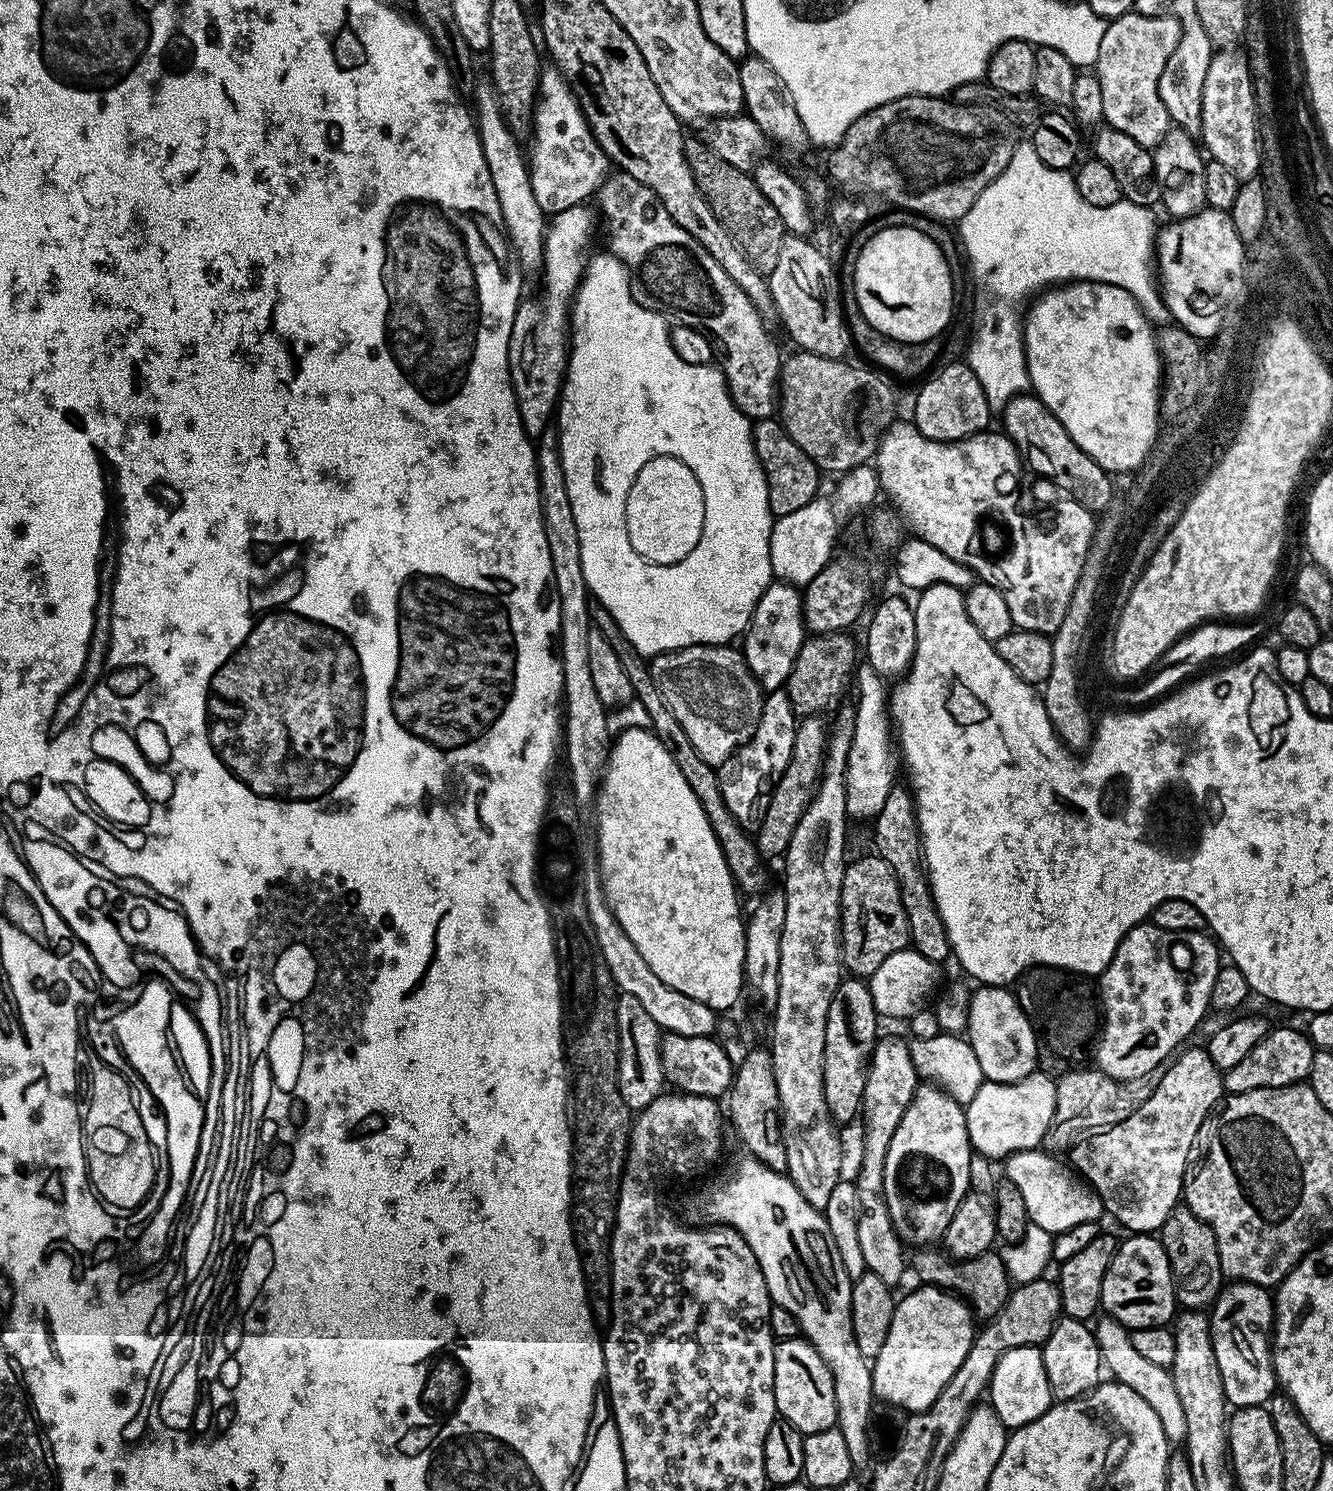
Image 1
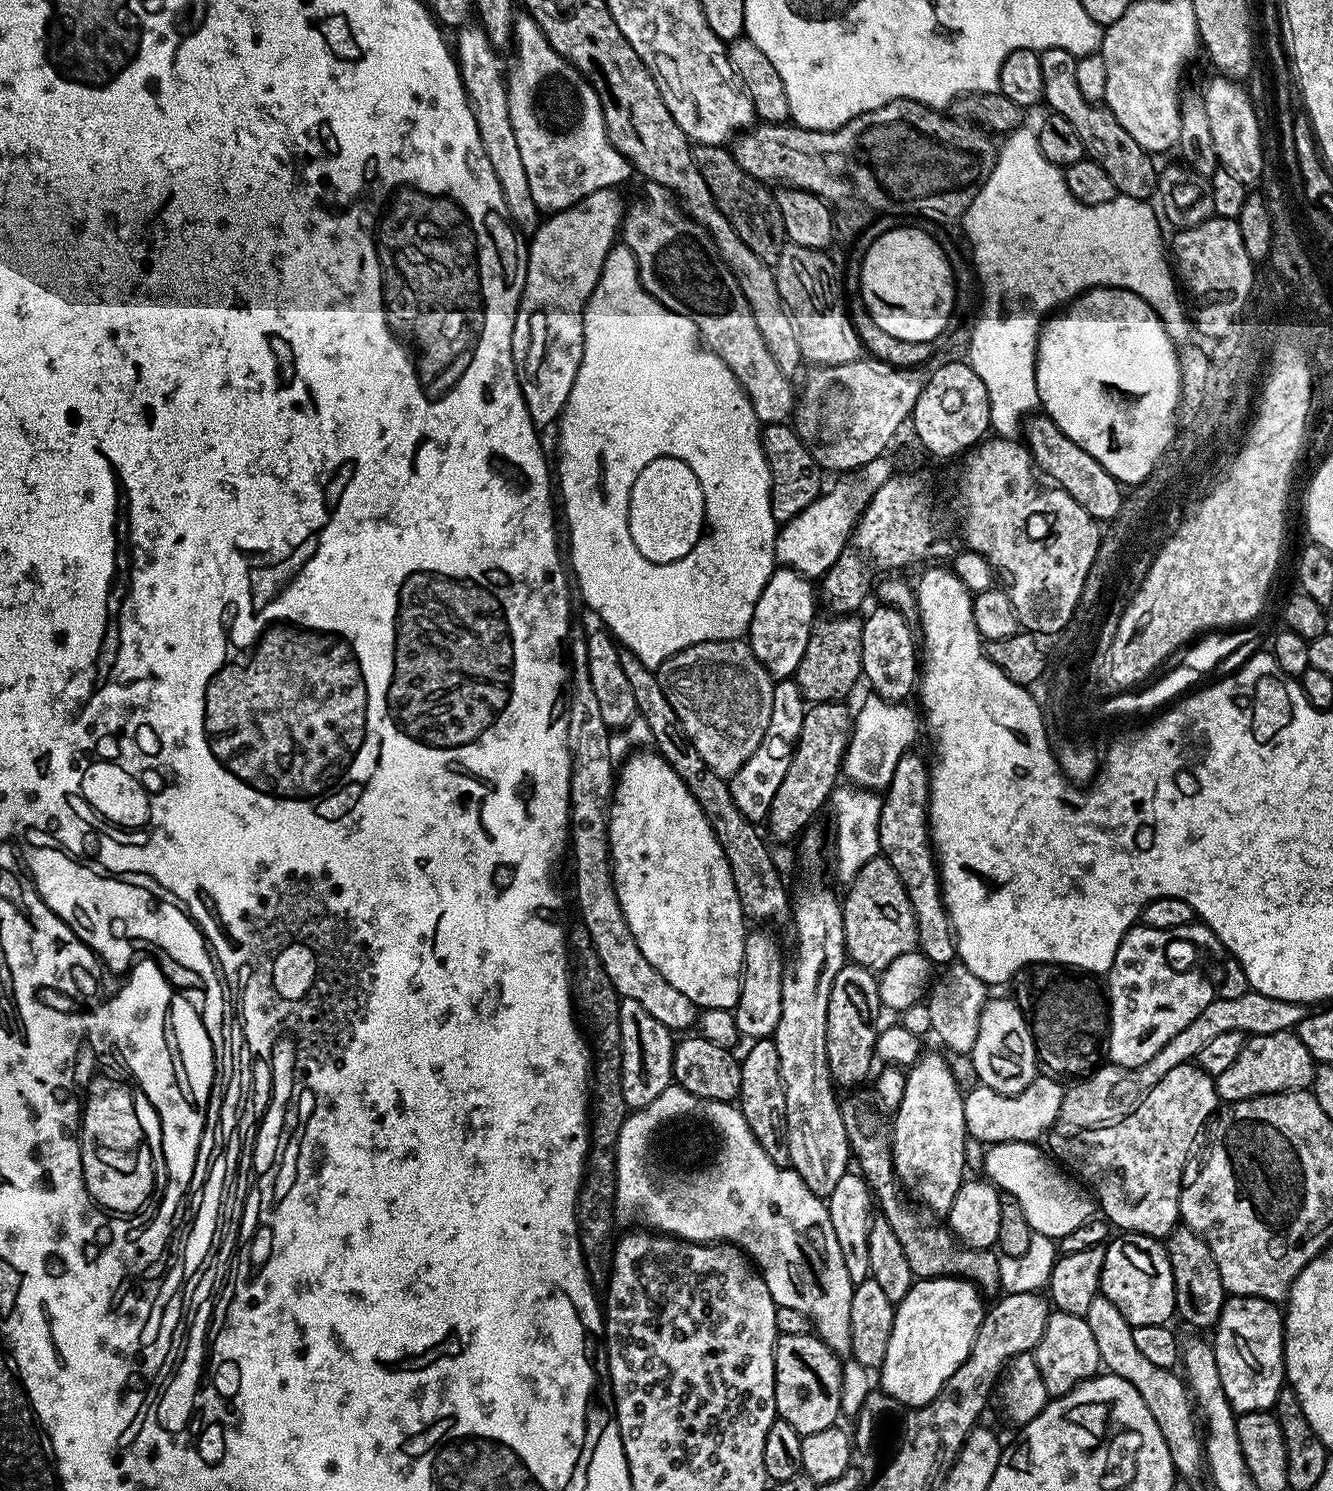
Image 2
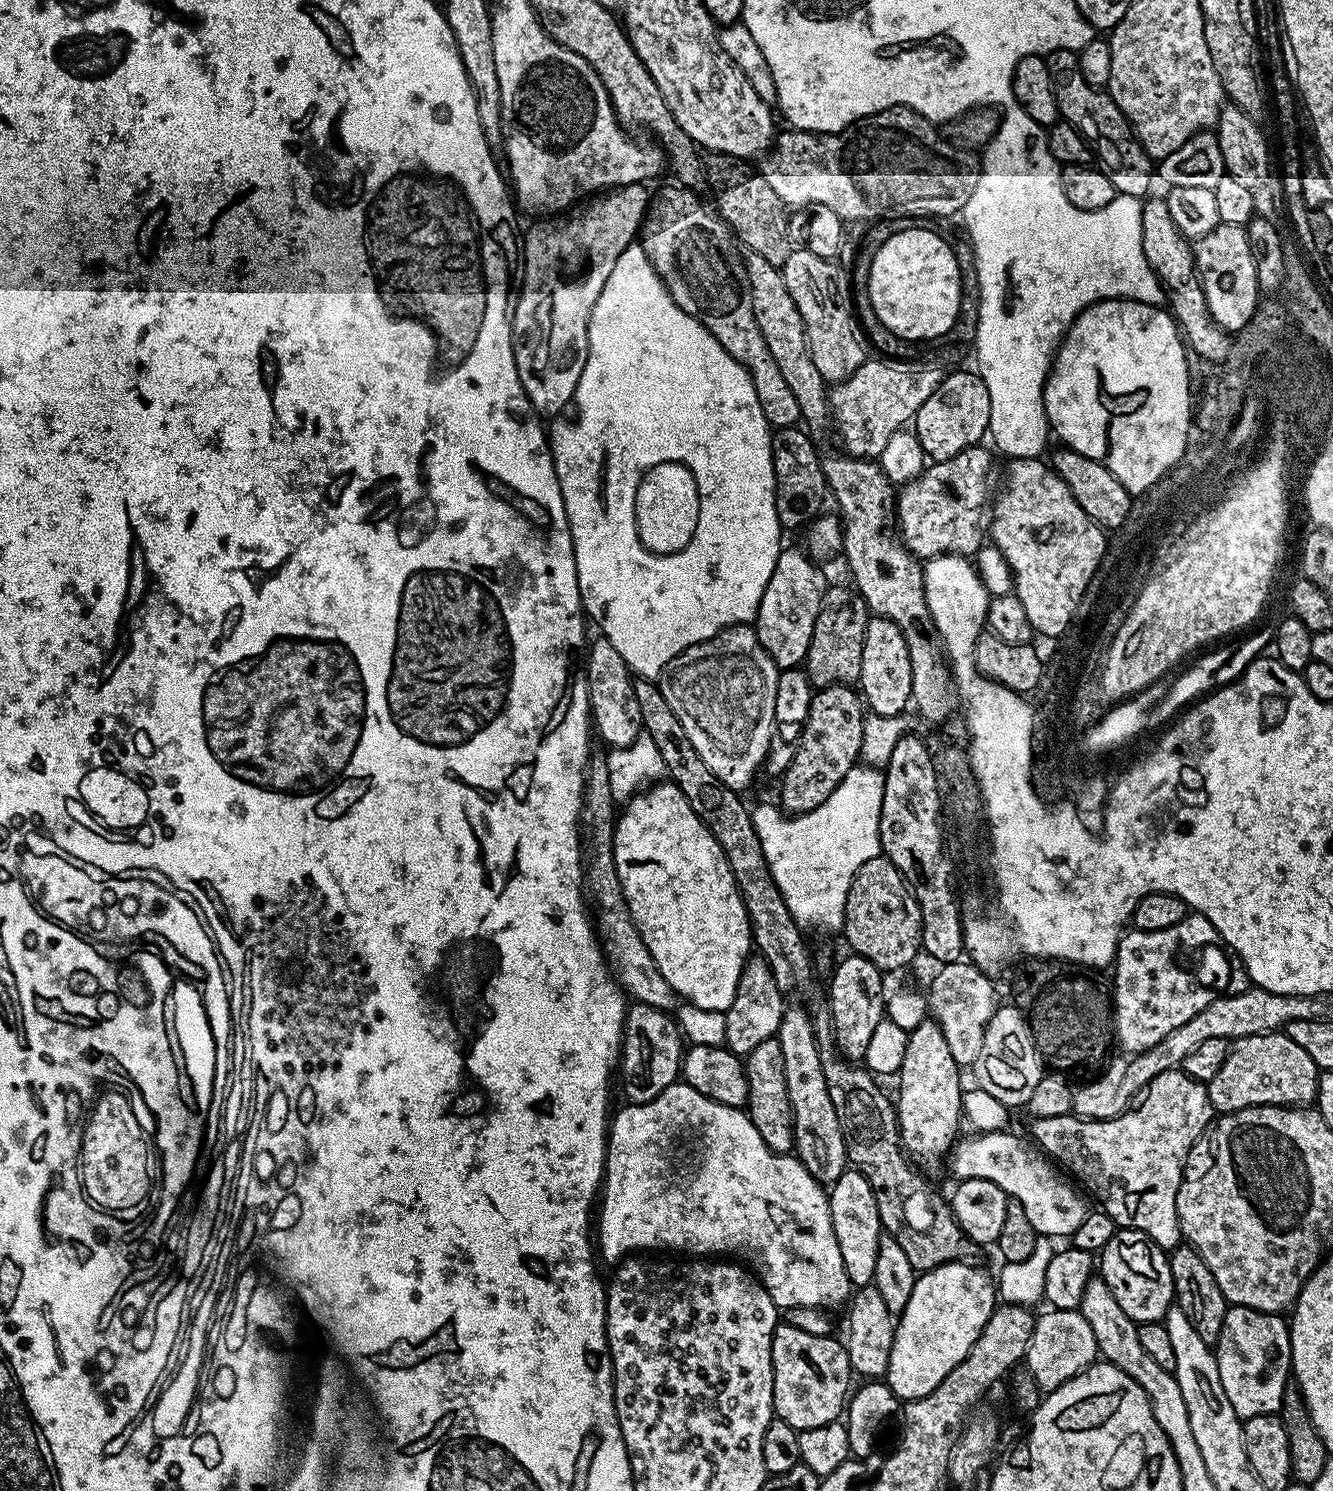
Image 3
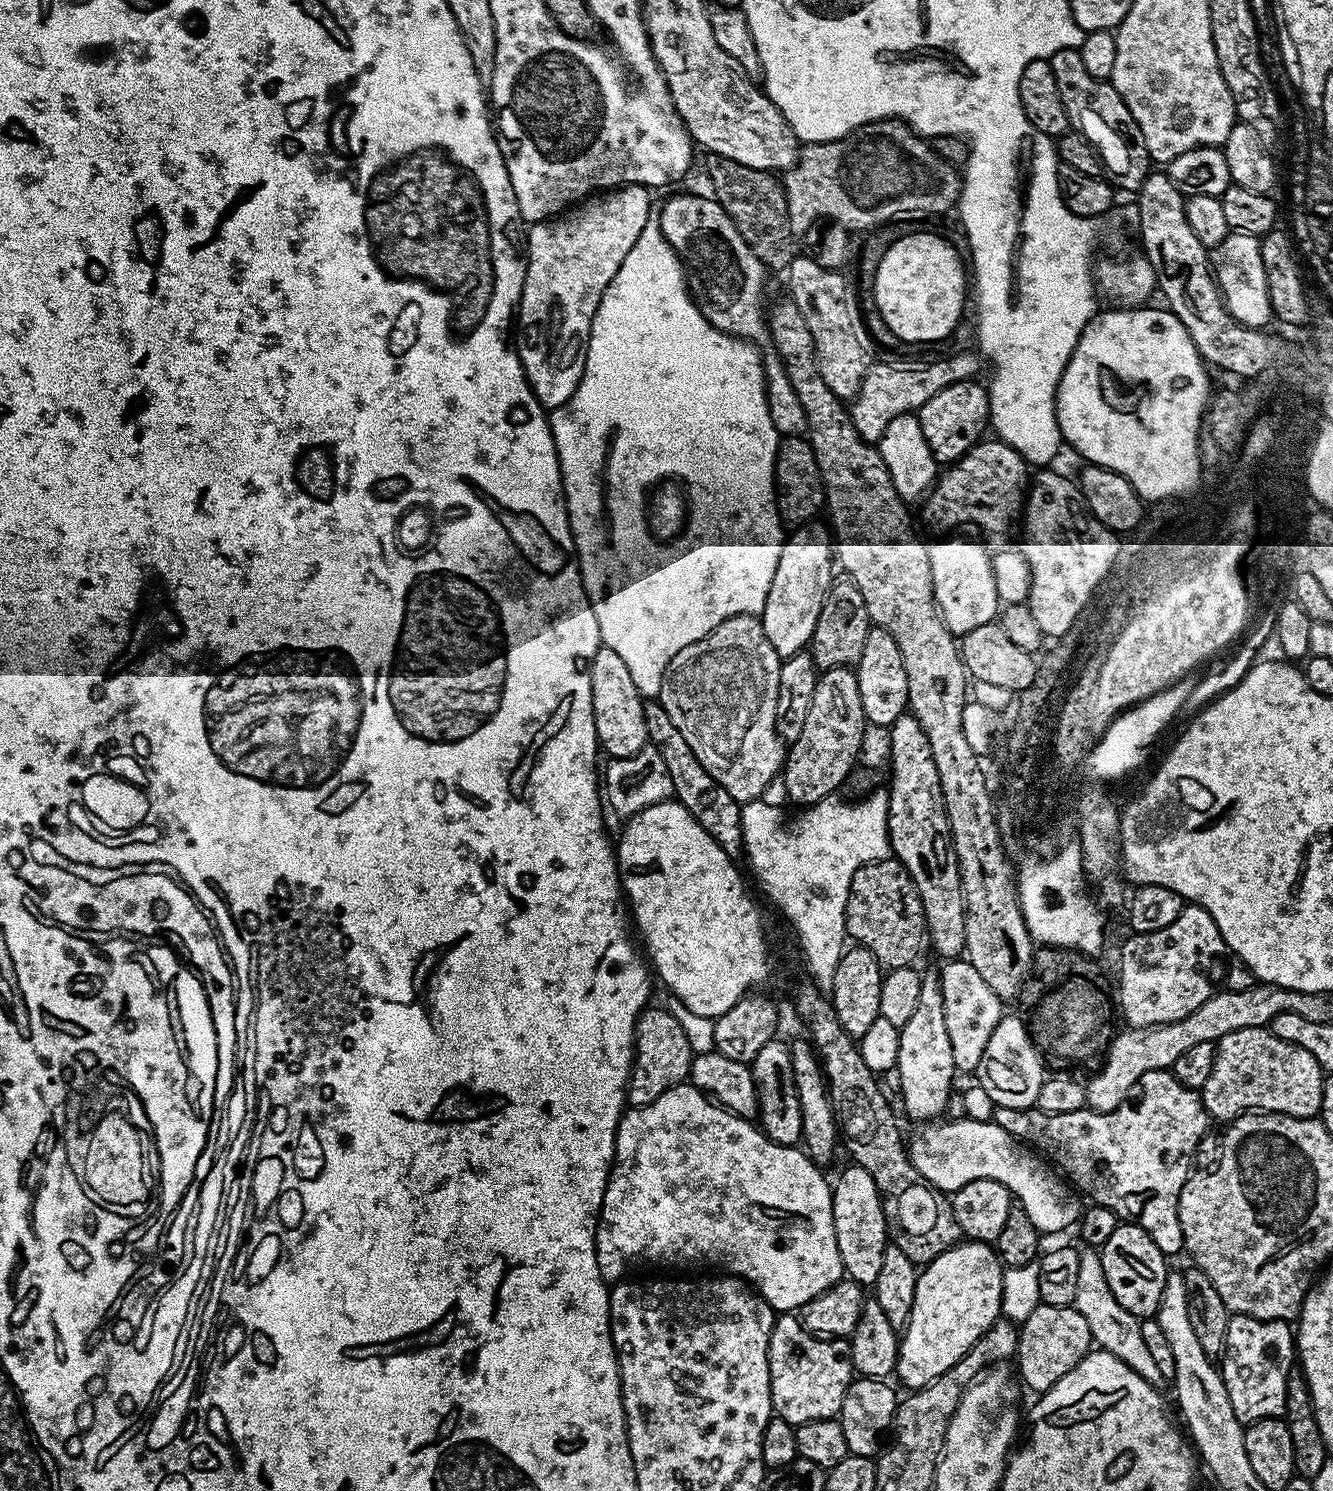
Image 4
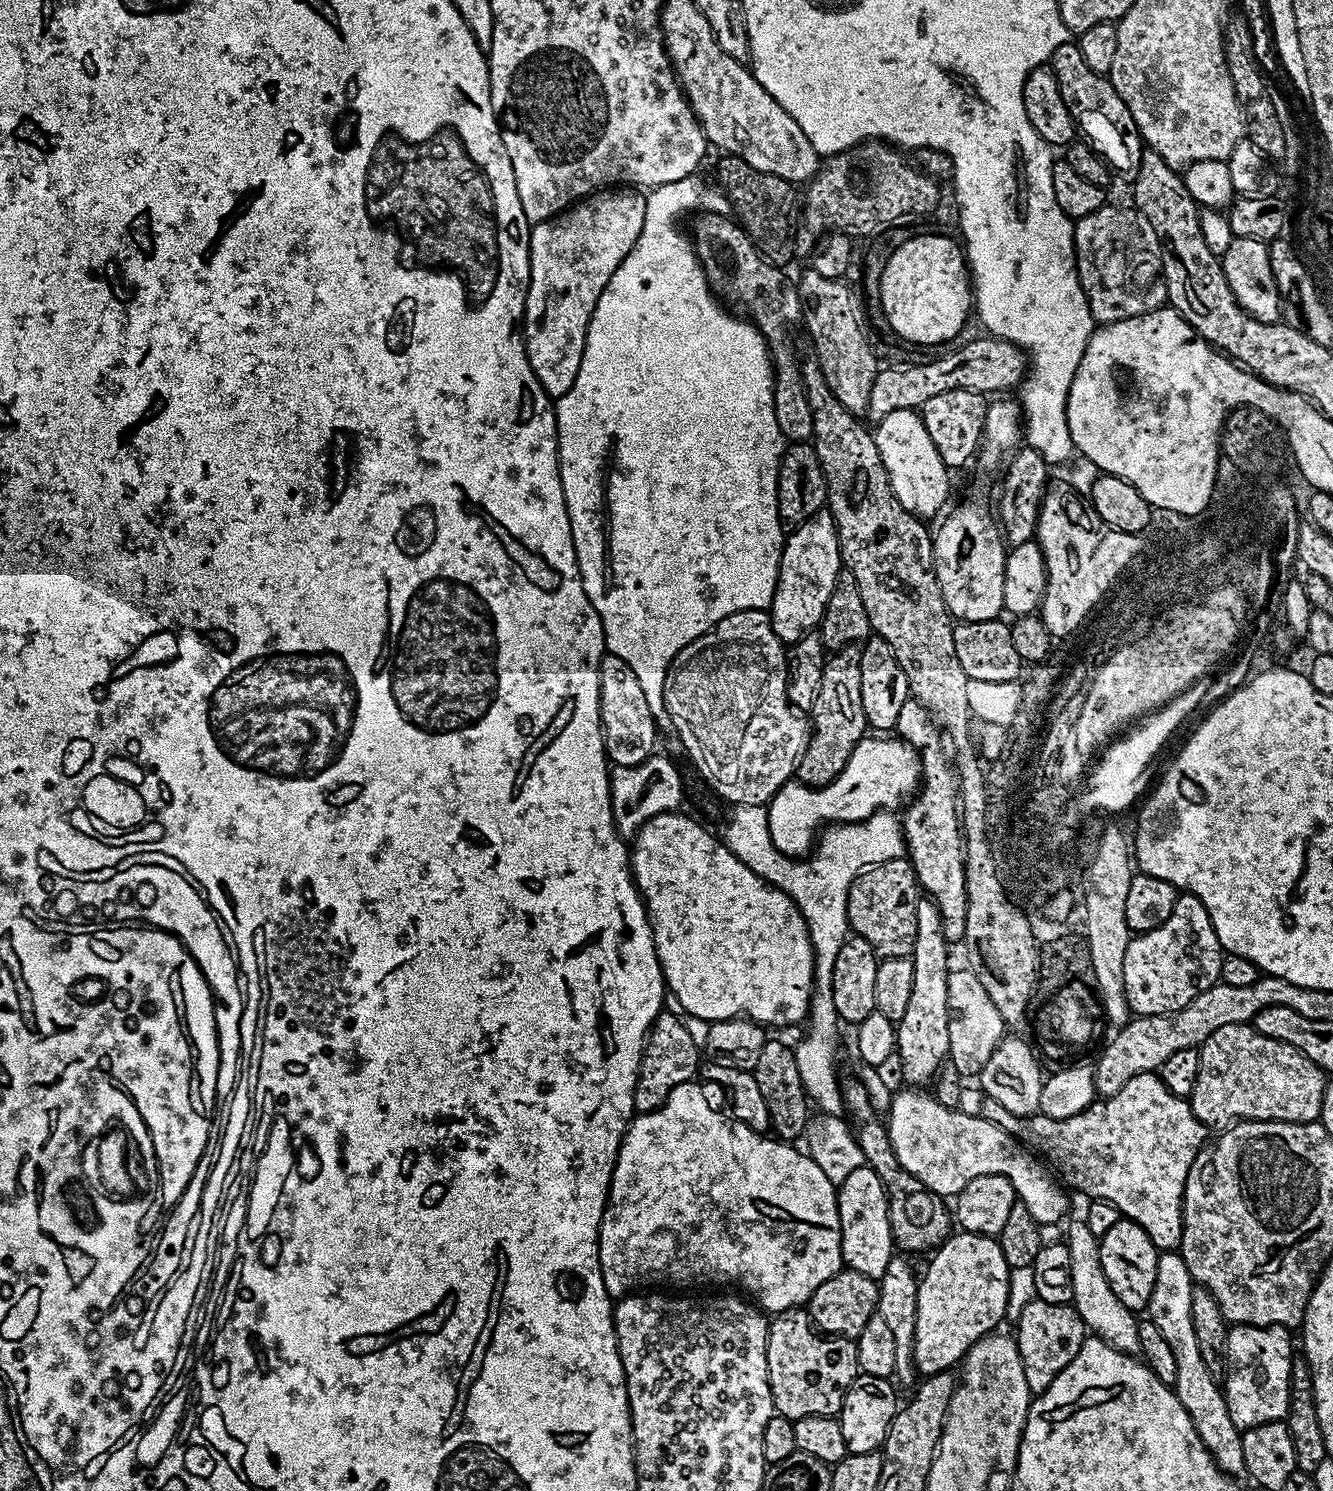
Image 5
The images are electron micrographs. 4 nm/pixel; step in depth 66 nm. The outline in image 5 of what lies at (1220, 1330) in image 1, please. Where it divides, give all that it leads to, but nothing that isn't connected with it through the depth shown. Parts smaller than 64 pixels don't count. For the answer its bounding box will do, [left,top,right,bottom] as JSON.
[1222,1324,1293,1430]

